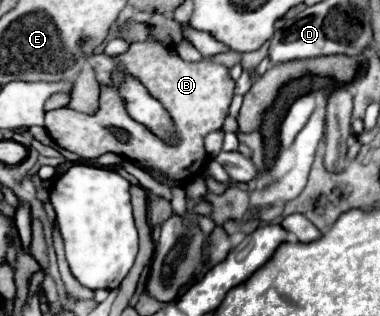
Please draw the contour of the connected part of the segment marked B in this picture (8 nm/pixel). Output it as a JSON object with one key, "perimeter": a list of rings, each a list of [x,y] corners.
{"perimeter":[[[146,38],[142,42],[132,42],[124,54],[114,56],[118,70],[140,80],[152,98],[160,100],[174,122],[176,142],[164,144],[158,136],[152,136],[144,124],[136,124],[128,110],[124,108],[124,98],[112,84],[100,86],[100,108],[96,114],[82,114],[72,108],[56,108],[46,112],[46,130],[54,142],[70,152],[80,154],[82,158],[98,158],[106,152],[124,154],[144,168],[156,168],[172,180],[184,180],[198,176],[206,164],[204,136],[208,132],[220,130],[228,114],[228,106],[234,94],[234,80],[228,76],[228,68],[214,62],[214,58],[202,58],[198,62],[186,62],[178,54],[172,54],[170,48],[156,38]]]}

